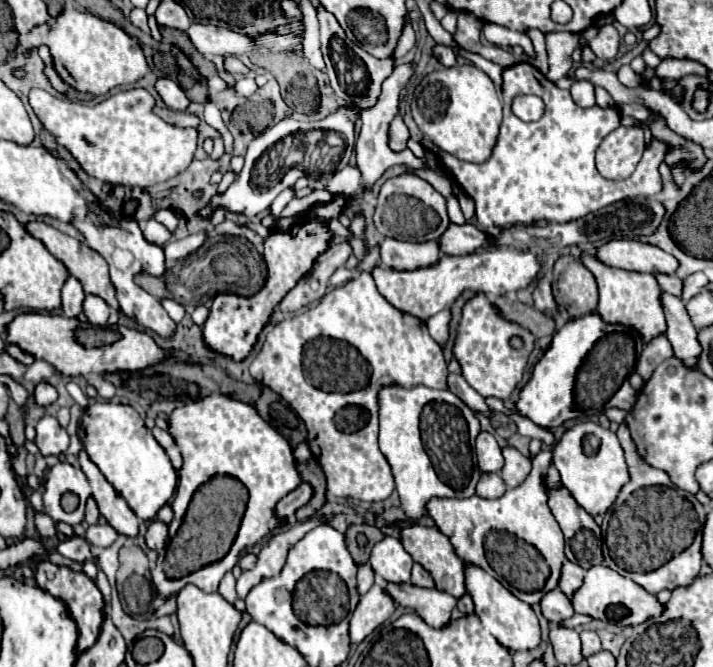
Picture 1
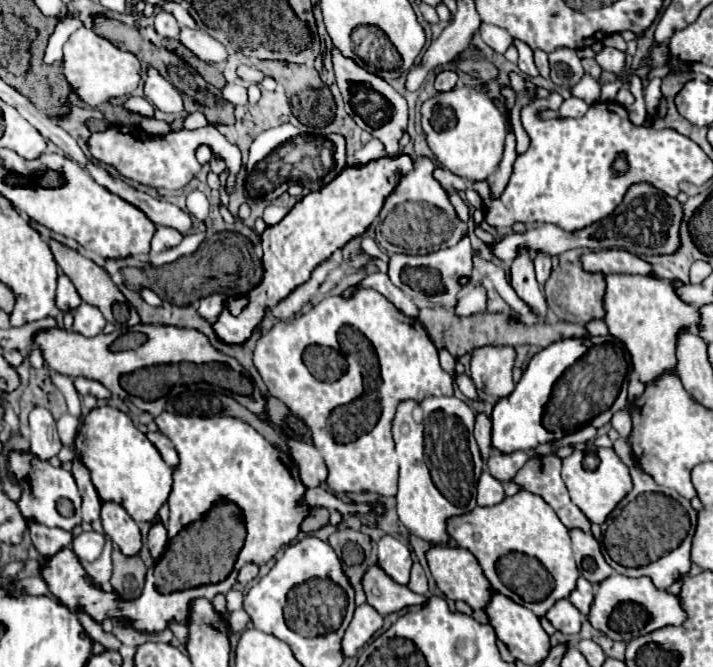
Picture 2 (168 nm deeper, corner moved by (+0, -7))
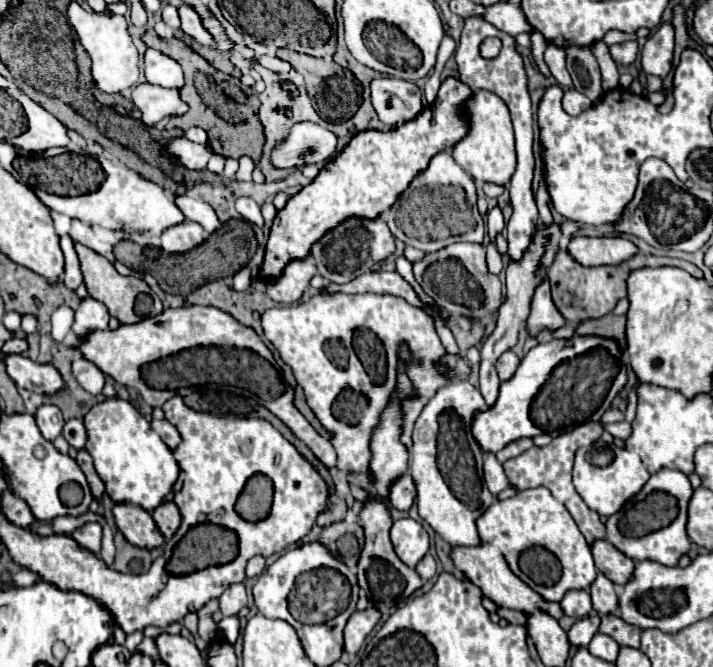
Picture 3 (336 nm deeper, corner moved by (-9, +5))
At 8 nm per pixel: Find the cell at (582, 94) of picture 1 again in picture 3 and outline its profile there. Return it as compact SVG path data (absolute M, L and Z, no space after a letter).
M570 88L564 92L564 98L562 98L562 108L570 114L570 116L578 116L580 112L584 112L584 108L590 108L592 106L592 100L588 96L584 96L582 92Z

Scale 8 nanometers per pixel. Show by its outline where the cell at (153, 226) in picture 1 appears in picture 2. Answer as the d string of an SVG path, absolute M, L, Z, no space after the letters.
M157 226L157 232L151 240L151 250L153 252L163 252L169 250L173 246L177 246L183 240L183 234L177 232L175 228L165 228L165 226Z

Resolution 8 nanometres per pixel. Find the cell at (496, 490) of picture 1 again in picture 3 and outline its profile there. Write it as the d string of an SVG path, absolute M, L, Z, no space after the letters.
M488 454L486 460L484 460L484 480L486 480L486 486L488 490L492 492L492 496L498 496L504 488L510 486L506 474L504 474L504 468L502 464L496 460L494 454Z

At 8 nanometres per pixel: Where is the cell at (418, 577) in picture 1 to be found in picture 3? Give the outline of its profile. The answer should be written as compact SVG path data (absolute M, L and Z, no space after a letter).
M430 554L424 556L424 560L420 560L420 564L416 566L416 572L420 574L422 580L430 580L436 574L436 562L434 562L434 558Z

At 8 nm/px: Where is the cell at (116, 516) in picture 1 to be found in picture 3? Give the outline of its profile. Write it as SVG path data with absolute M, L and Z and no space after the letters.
M116 504L112 512L118 530L130 544L148 550L162 546L164 536L160 536L160 530L144 508L136 504Z

